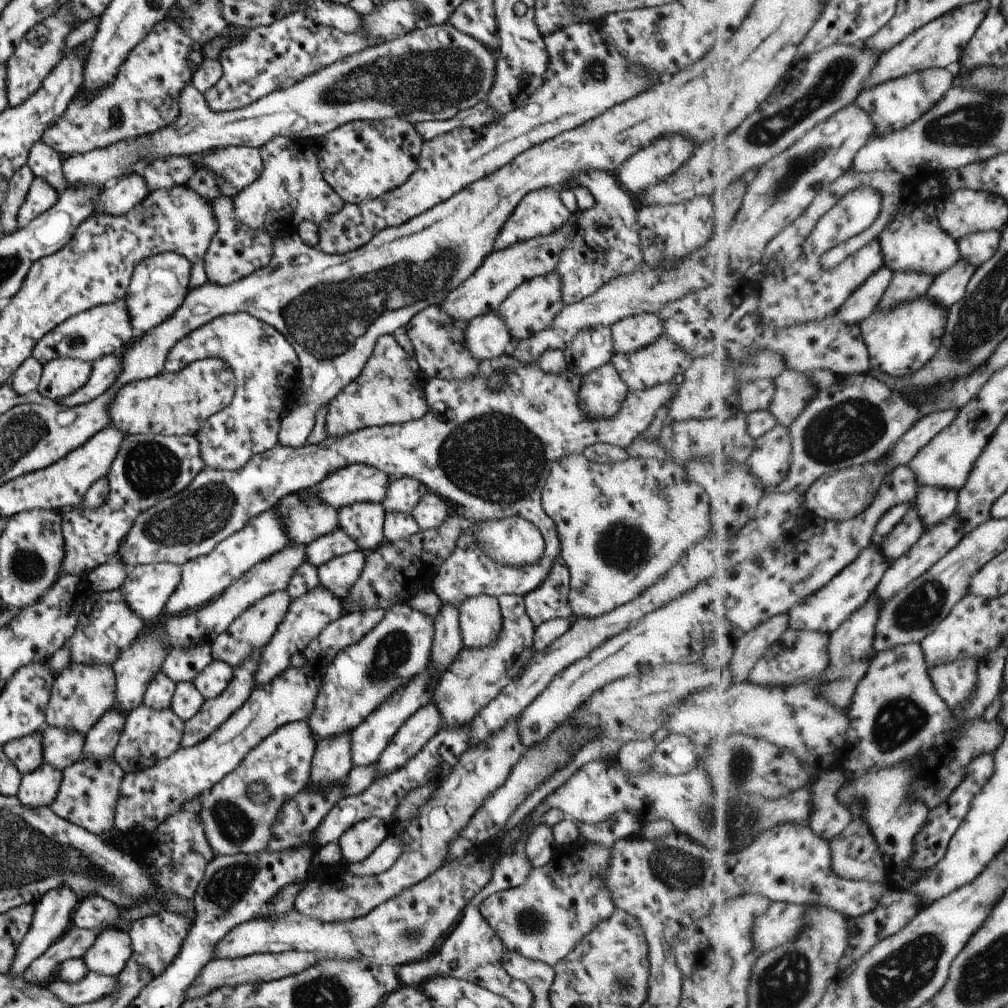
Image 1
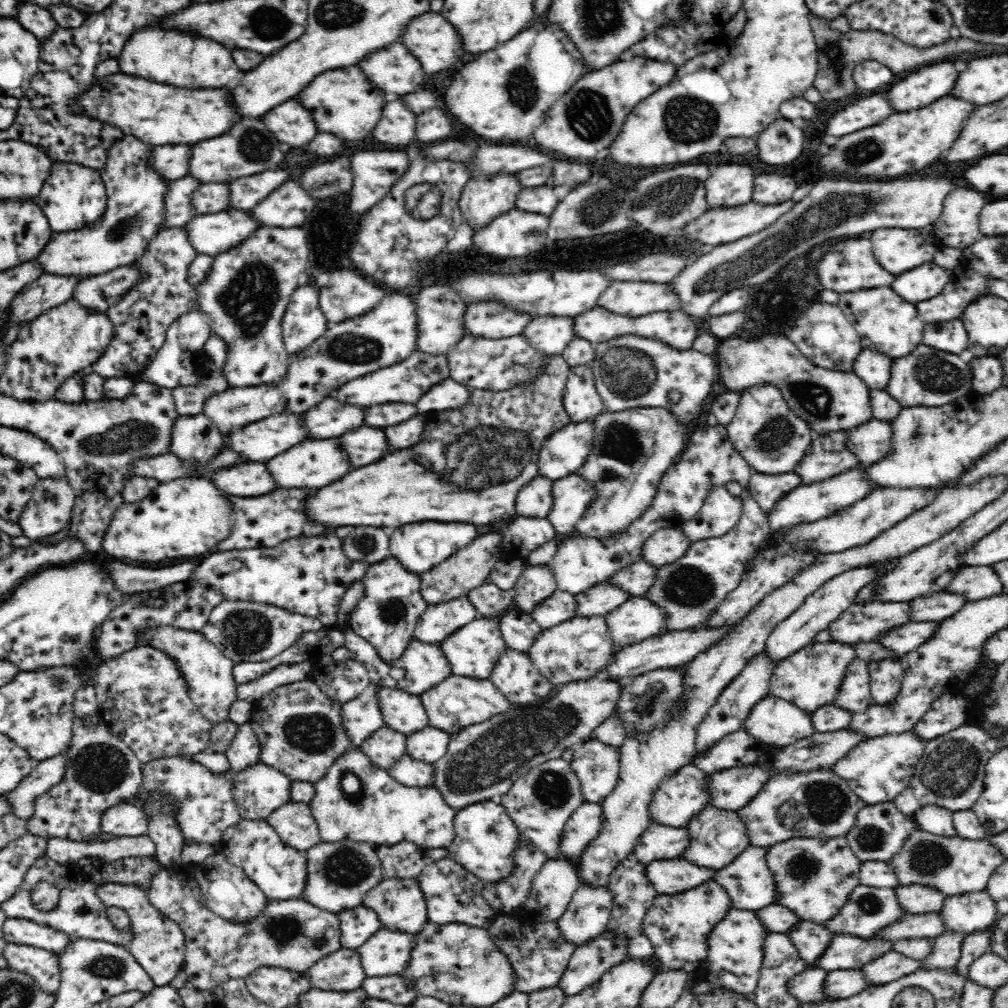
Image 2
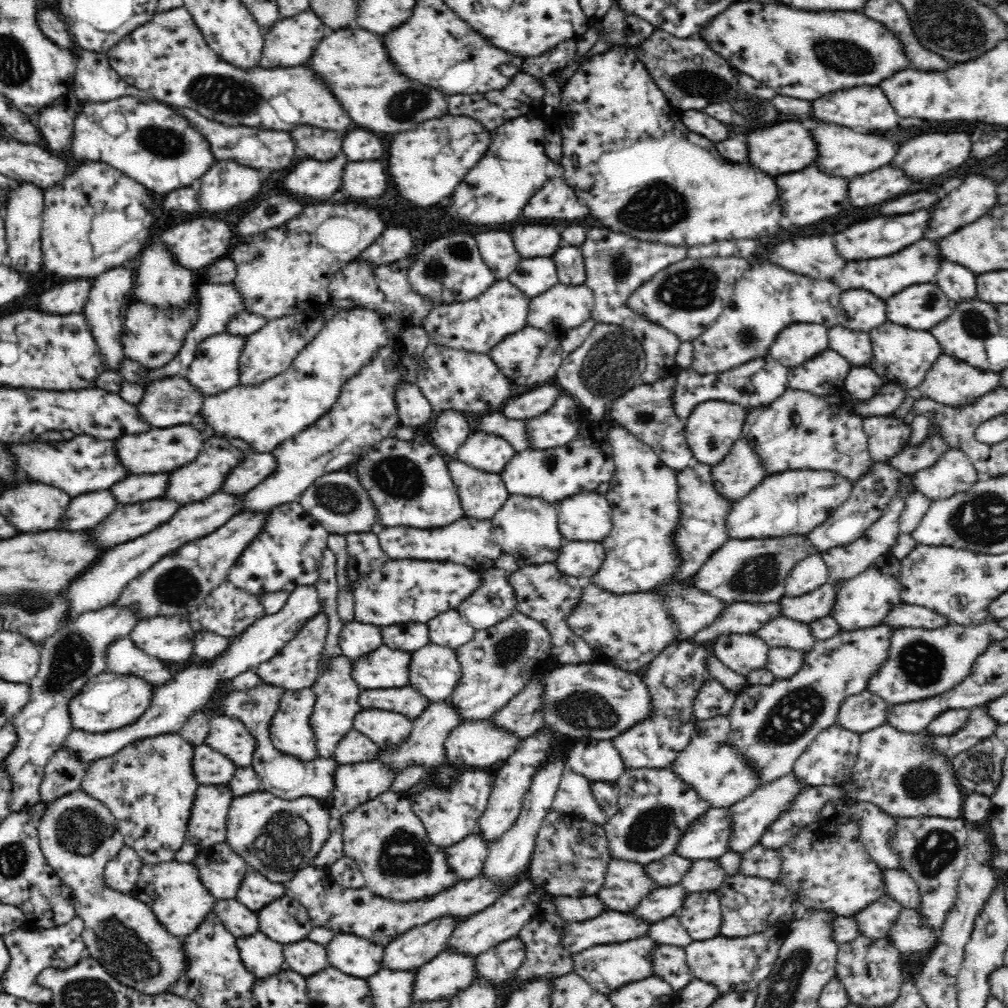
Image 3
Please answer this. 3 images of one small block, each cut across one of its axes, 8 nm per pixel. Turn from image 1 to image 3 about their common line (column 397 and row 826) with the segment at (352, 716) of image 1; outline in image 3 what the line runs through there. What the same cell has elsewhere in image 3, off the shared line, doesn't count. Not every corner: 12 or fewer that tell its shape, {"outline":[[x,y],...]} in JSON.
{"outline":[[625,767],[611,860],[676,850],[708,804],[666,767]]}

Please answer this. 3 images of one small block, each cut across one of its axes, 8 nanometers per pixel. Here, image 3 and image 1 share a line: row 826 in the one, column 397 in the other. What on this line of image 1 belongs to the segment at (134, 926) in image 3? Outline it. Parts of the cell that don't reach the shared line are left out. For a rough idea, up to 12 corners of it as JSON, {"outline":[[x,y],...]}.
{"outline":[[445,22],[344,56],[242,109],[191,83],[177,118],[61,161],[101,188],[145,158],[354,120],[450,119],[485,100],[495,52]]}

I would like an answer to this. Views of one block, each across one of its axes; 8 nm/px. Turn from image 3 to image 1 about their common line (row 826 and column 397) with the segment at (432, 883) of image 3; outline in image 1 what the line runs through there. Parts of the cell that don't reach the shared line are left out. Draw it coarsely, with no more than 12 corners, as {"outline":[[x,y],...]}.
{"outline":[[393,335],[327,402],[326,436],[400,425],[429,379]]}

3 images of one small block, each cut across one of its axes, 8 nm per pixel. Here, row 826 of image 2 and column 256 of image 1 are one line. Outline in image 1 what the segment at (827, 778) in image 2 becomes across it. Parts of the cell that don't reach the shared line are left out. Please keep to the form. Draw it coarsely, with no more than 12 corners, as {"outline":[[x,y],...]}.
{"outline":[[281,725],[198,796],[214,856],[267,849],[316,736]]}

